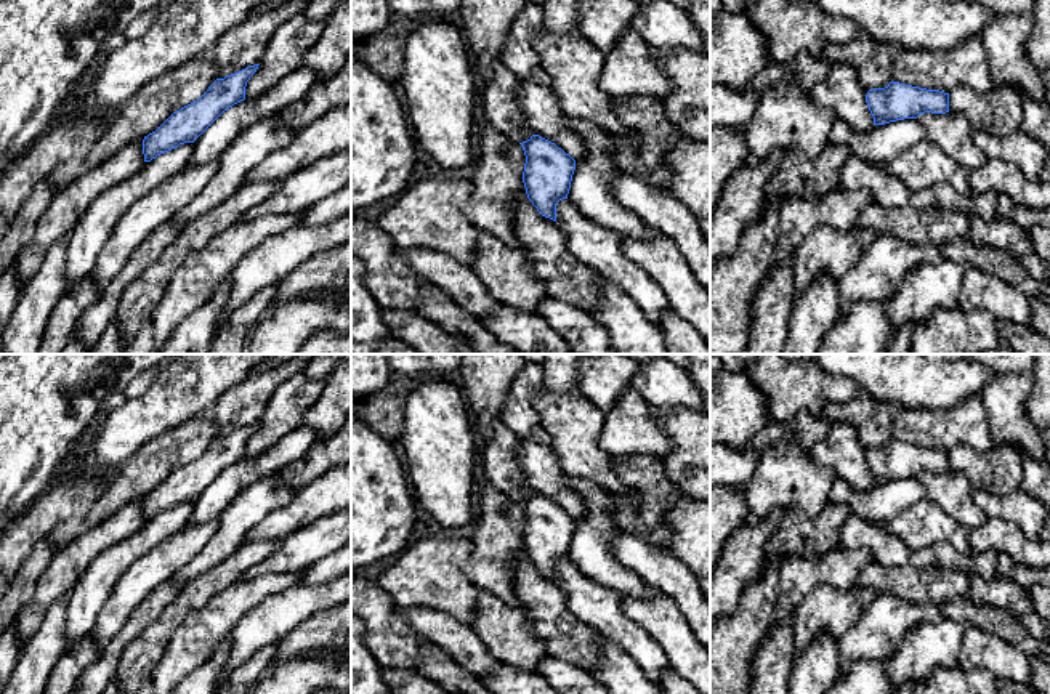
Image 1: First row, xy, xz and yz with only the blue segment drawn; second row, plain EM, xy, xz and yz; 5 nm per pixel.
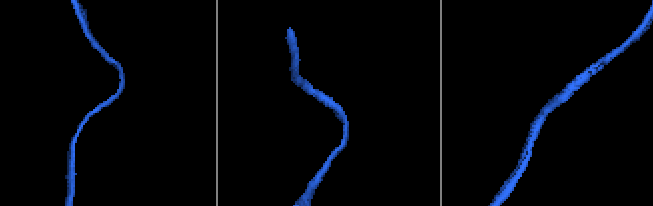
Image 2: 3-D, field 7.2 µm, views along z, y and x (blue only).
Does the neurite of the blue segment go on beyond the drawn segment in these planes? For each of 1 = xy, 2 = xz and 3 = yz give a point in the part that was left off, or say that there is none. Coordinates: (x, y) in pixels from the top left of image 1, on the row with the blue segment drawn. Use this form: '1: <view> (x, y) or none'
1: none
2: none
3: none

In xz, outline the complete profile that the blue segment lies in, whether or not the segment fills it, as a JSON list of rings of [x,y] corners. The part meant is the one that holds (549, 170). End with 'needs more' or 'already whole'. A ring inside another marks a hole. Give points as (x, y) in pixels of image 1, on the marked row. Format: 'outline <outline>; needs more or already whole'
outline [[[539,135],[519,144],[526,155],[523,183],[527,199],[542,216],[556,221],[556,204],[567,199],[575,160]]]; already whole

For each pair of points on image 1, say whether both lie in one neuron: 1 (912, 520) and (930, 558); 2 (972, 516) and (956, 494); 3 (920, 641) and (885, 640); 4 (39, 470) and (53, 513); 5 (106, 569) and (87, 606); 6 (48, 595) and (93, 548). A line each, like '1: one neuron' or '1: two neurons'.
1: two neurons
2: one neuron
3: two neurons
4: two neurons
5: one neuron
6: one neuron

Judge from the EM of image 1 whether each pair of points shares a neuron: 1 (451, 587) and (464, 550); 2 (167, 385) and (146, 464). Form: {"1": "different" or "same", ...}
{"1": "same", "2": "different"}

